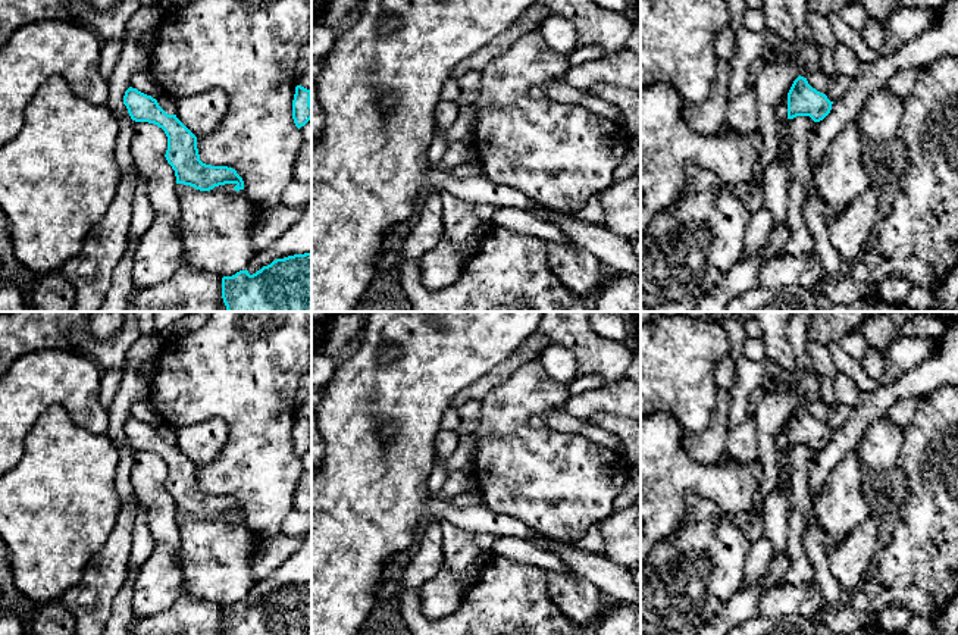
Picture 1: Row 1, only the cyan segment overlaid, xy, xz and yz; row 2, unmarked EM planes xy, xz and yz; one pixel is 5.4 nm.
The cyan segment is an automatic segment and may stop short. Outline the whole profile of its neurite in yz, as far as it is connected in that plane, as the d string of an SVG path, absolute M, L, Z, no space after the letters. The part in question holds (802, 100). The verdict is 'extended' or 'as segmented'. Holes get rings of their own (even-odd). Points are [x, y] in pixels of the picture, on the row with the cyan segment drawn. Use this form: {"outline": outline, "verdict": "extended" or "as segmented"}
{"outline": "M799 75L788 93L788 119L810 116L820 122L830 113L832 104L826 94L813 88L807 78Z", "verdict": "as segmented"}

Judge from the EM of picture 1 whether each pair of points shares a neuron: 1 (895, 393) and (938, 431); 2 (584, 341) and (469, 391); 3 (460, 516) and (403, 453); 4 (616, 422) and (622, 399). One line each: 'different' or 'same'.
1: different
2: same
3: same
4: different

